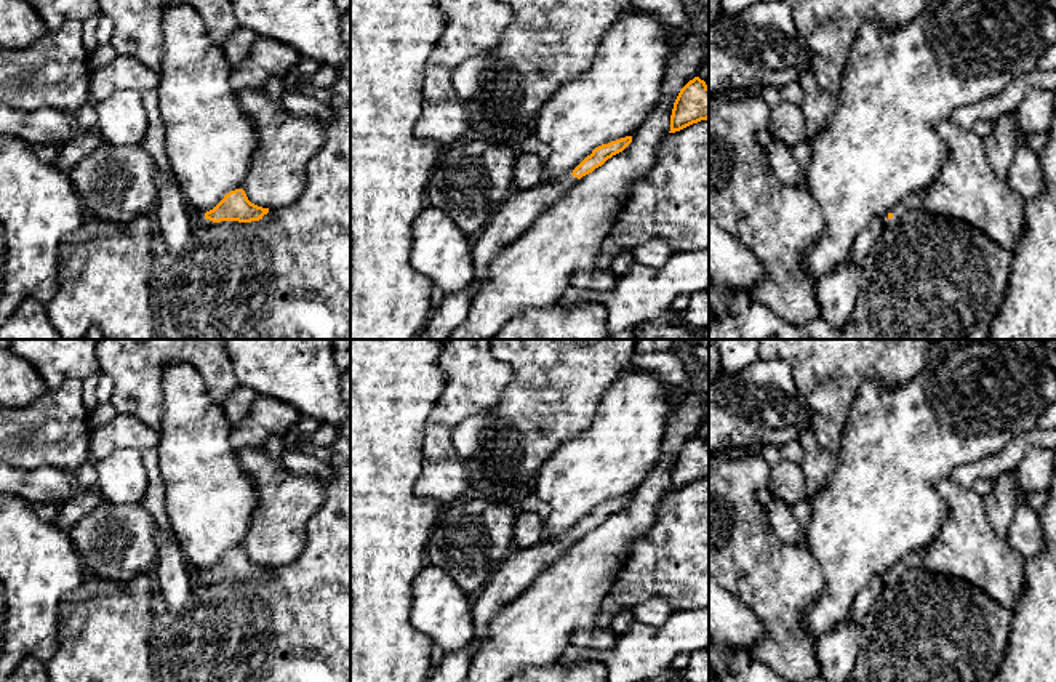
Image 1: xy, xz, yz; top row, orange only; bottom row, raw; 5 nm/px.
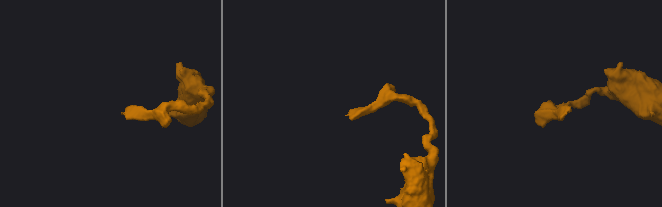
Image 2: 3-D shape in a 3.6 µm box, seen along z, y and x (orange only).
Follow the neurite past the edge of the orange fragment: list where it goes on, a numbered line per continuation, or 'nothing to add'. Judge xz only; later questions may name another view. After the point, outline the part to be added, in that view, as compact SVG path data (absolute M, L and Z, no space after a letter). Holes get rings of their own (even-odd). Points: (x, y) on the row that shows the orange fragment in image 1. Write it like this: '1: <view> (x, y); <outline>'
1: xz (522, 208); M568 175L557 181L542 181L528 191L514 191L501 205L491 221L472 237L472 261L475 264L474 282L462 291L445 296L427 319L416 339L448 339L467 319L470 301L493 258L515 239L518 239L563 192L579 179Z

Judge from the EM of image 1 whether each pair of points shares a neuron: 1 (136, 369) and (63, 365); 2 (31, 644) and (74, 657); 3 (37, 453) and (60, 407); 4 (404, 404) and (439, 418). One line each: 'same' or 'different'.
1: different
2: different
3: same
4: different

